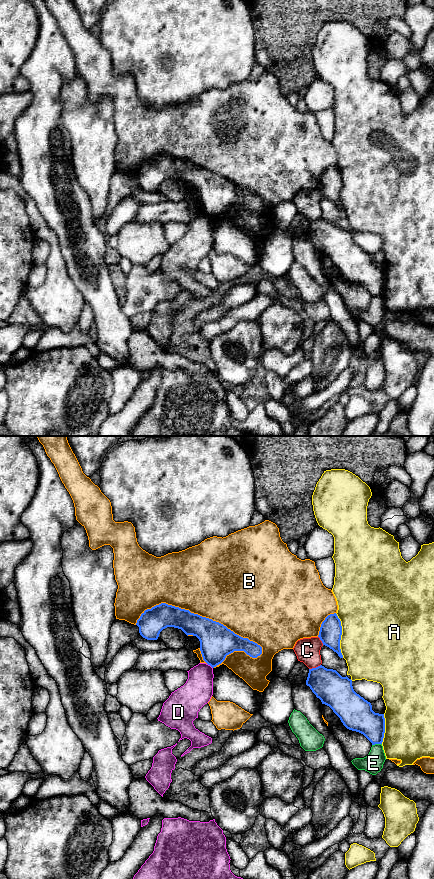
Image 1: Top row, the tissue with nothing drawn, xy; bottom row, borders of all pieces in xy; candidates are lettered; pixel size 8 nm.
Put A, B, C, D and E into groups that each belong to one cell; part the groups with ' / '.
A / B / C / D / E

